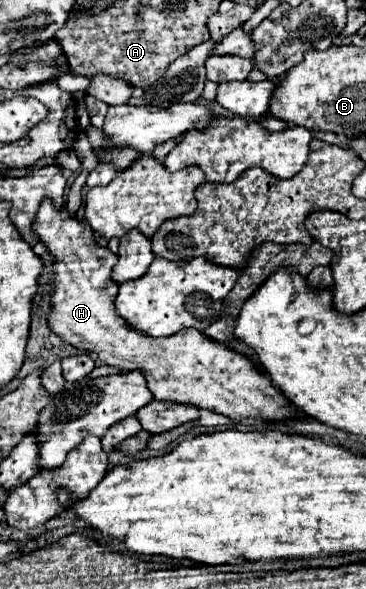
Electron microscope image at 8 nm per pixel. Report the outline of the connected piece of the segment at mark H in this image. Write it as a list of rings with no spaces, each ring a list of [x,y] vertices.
[[[42,201],[40,209],[32,223],[34,233],[38,239],[46,245],[50,255],[54,257],[54,293],[50,297],[50,311],[48,311],[48,327],[62,337],[66,343],[80,351],[92,351],[96,353],[106,365],[120,367],[122,371],[142,371],[148,389],[152,391],[154,399],[160,401],[176,401],[186,405],[196,405],[198,409],[210,409],[220,415],[226,415],[232,421],[240,421],[244,417],[264,417],[264,419],[286,419],[292,415],[292,407],[288,399],[270,383],[270,379],[264,373],[258,373],[254,363],[248,357],[242,357],[240,353],[234,353],[232,349],[218,345],[216,341],[204,337],[204,333],[196,329],[186,329],[170,337],[152,339],[132,327],[116,313],[114,309],[114,297],[118,293],[118,285],[110,279],[112,267],[116,265],[118,257],[106,249],[100,247],[94,239],[94,233],[88,225],[80,223],[74,213],[68,209],[56,209],[52,201]]]

